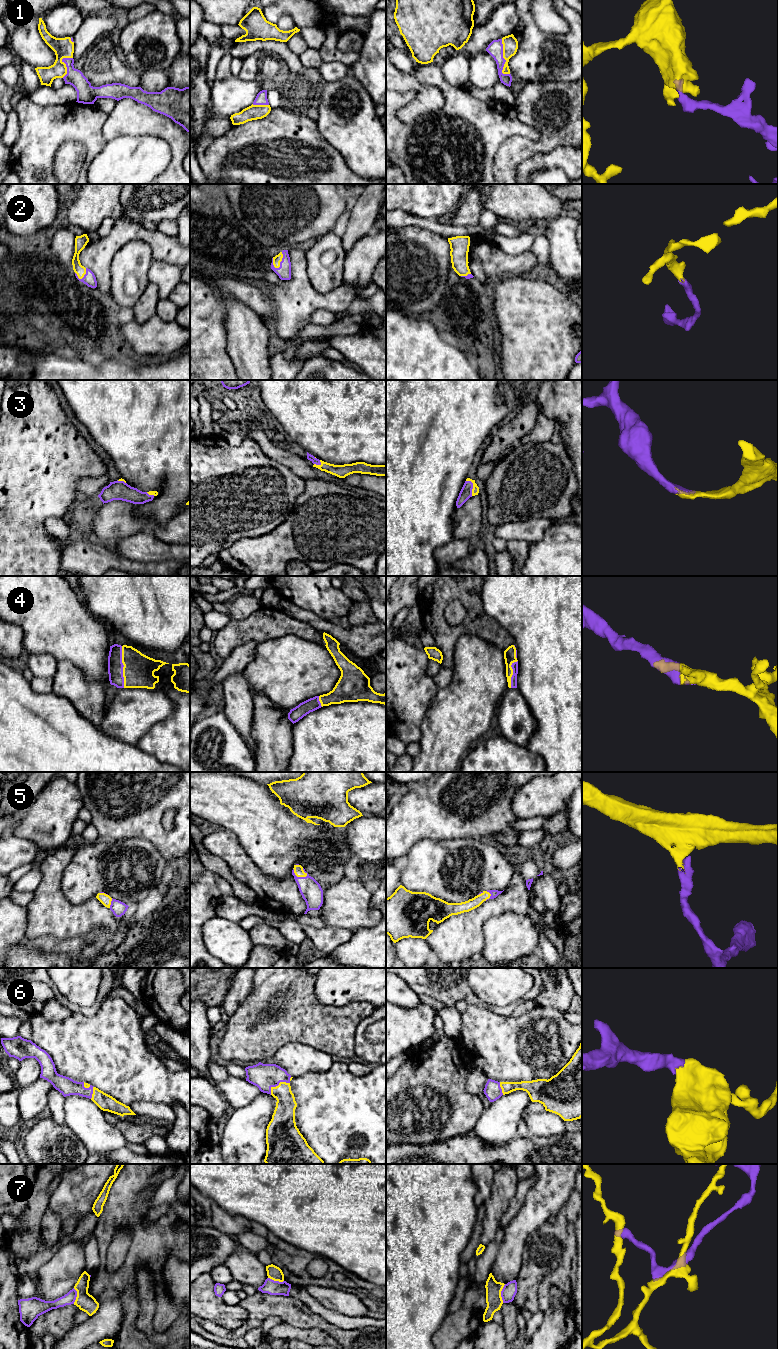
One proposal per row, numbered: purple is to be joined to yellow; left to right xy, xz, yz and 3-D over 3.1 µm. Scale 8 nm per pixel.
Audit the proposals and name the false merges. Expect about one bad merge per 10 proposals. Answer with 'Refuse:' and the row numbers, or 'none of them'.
Refuse: 7

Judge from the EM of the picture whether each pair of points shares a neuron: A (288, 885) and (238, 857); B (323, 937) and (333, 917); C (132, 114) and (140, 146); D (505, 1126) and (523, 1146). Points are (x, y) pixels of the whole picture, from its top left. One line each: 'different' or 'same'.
A: same
B: different
C: different
D: different

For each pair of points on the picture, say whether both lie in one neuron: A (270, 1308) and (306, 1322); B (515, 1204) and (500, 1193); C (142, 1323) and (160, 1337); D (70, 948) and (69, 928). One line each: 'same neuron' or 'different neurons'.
A: same neuron
B: different neurons
C: same neuron
D: different neurons

